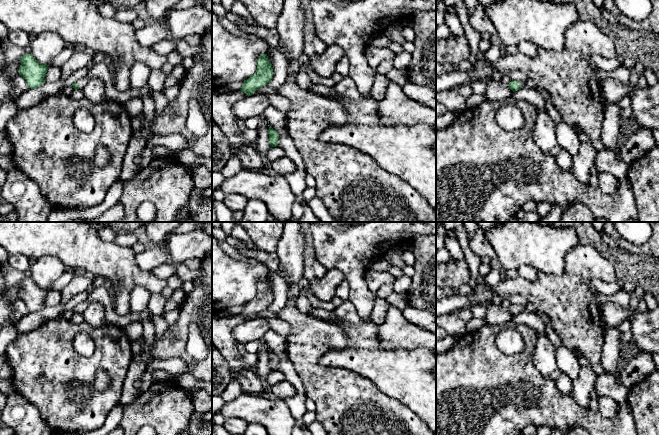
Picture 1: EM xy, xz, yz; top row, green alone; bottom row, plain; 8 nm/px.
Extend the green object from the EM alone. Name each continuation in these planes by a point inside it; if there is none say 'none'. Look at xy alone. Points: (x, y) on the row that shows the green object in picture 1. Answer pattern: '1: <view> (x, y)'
1: xy (82, 82)

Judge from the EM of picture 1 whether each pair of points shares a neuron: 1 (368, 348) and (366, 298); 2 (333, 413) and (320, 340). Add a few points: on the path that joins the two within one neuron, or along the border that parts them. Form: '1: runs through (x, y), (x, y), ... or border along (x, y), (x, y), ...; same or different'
1: border along (351, 303), (362, 318), (370, 320); different
2: runs through (333, 395), (313, 375), (313, 358); same

